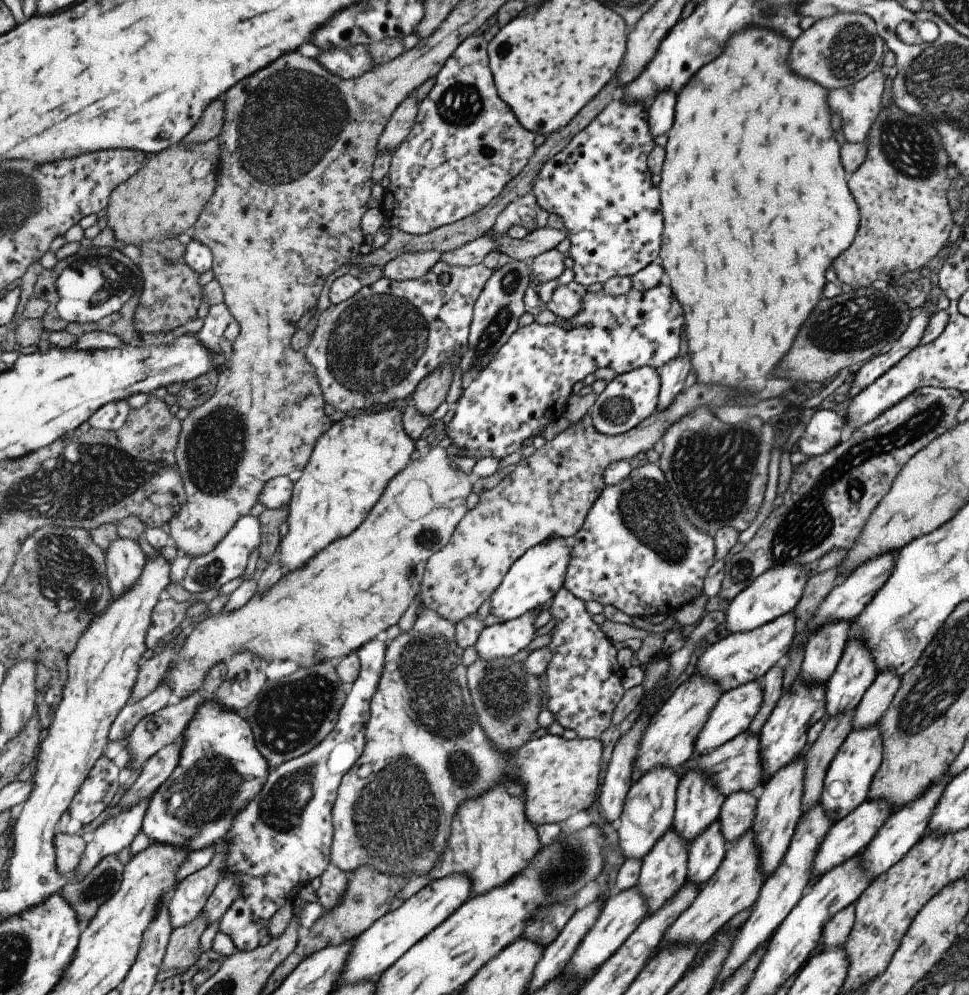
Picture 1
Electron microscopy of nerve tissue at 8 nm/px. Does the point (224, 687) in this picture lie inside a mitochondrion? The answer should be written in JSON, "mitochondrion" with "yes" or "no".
{"mitochondrion":"no"}

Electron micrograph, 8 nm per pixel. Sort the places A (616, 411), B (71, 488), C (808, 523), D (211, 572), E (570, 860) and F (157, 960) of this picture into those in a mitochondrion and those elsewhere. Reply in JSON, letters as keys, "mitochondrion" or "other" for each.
{"A":"mitochondrion","B":"mitochondrion","C":"mitochondrion","D":"mitochondrion","E":"mitochondrion","F":"other"}

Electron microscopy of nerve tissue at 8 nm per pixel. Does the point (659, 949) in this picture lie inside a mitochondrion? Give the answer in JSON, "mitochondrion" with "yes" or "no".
{"mitochondrion":"no"}

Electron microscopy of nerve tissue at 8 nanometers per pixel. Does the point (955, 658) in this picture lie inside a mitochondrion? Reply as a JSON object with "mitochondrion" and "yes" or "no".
{"mitochondrion":"yes"}

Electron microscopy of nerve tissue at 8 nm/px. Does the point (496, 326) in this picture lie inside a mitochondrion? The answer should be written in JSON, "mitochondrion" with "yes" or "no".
{"mitochondrion":"yes"}

